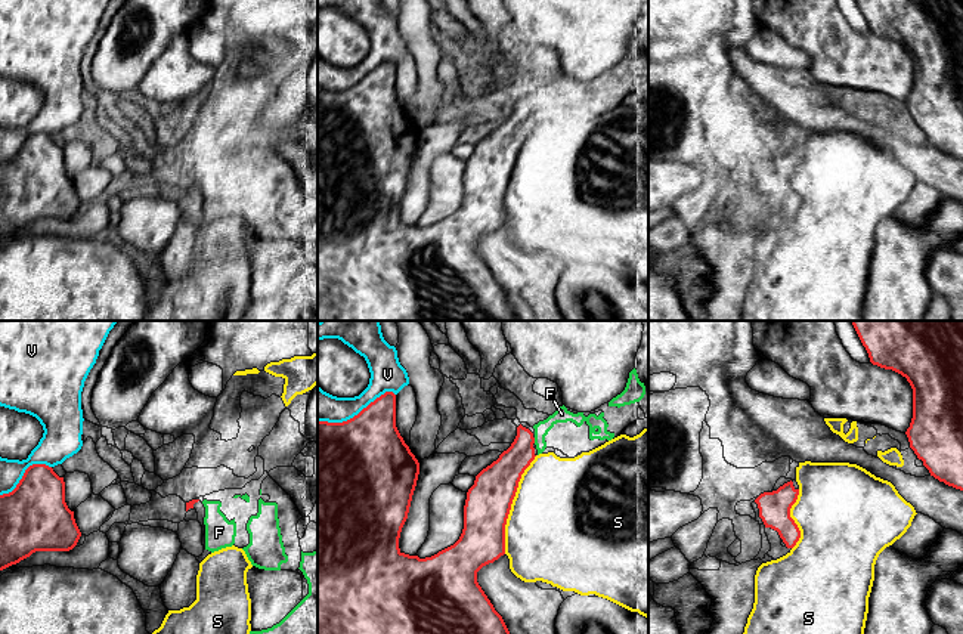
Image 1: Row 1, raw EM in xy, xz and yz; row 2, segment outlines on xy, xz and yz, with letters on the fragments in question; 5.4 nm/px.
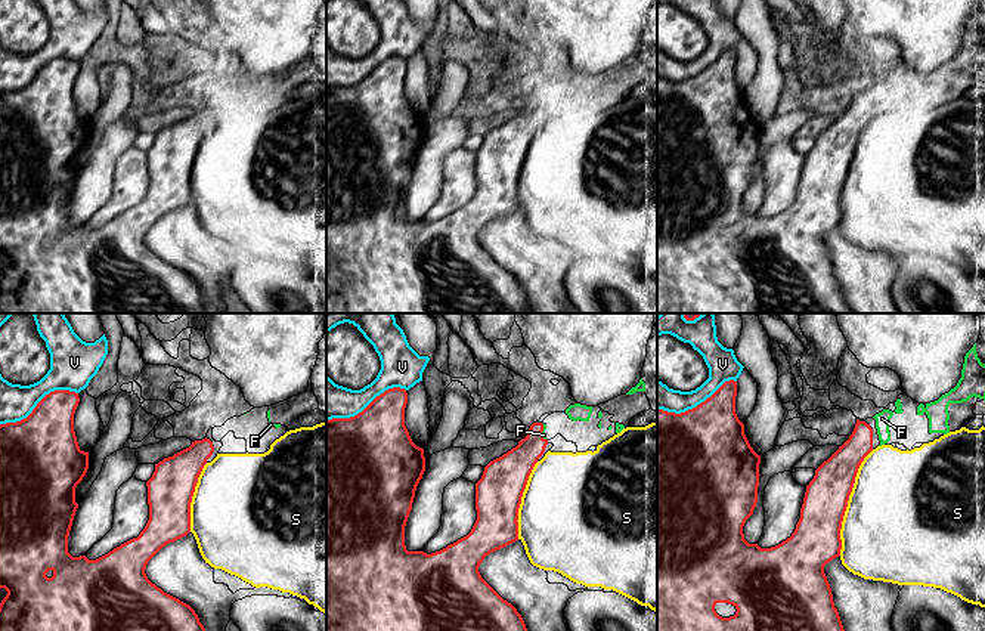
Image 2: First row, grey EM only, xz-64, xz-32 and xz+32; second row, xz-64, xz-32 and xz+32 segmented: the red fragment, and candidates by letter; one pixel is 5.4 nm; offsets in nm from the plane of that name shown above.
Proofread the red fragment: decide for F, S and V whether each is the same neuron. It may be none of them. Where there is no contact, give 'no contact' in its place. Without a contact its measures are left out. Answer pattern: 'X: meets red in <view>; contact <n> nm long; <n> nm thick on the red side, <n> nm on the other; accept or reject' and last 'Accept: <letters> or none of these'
F: meets red in xz; contact 30 nm long; 180 nm thick on the red side, 80 nm on the other; accept
S: meets red in xz; contact 550 nm long; 240 nm thick on the red side, 500 nm on the other; reject
V: meets red in xz; contact 460 nm long; 460 nm thick on the red side, 170 nm on the other; reject
Accept: F

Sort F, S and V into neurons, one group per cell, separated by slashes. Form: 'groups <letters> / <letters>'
groups F / S / V

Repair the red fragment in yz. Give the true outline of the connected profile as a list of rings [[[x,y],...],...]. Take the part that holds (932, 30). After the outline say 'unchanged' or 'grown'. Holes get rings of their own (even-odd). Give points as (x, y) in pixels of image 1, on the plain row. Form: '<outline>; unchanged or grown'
[[[857,0],[870,31],[907,47],[913,58],[913,87],[905,103],[931,145],[963,160],[963,0]]]; unchanged

